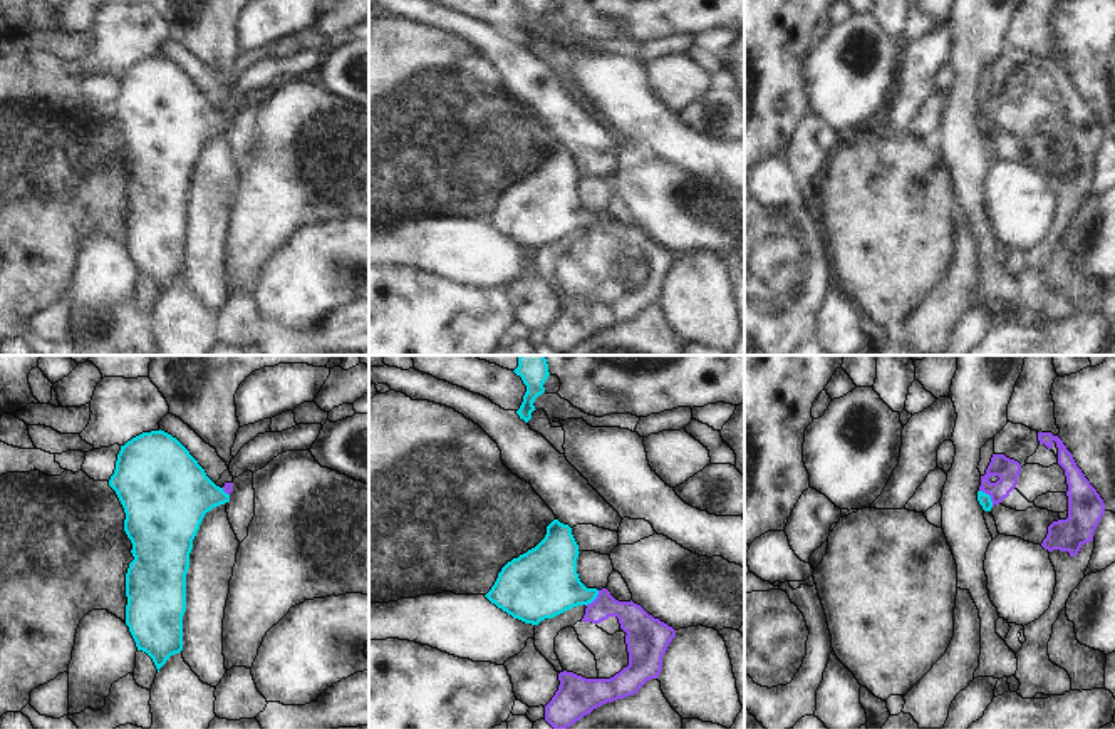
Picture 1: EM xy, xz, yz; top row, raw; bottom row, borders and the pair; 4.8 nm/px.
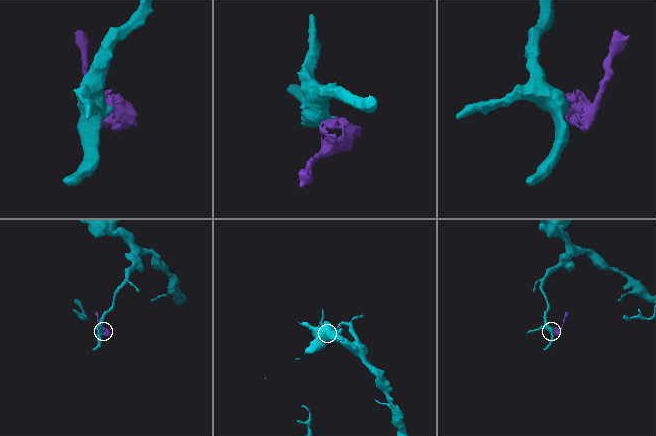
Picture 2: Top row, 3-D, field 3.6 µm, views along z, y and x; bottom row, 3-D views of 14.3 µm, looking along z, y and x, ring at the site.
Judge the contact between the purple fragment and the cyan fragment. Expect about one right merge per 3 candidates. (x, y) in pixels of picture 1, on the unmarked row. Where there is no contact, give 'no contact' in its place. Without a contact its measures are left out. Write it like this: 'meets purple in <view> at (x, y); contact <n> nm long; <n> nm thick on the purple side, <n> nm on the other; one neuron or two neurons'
meets purple in yz at (990, 119); contact 100 nm long; 110 nm thick on the purple side, 60 nm on the other; two neurons

